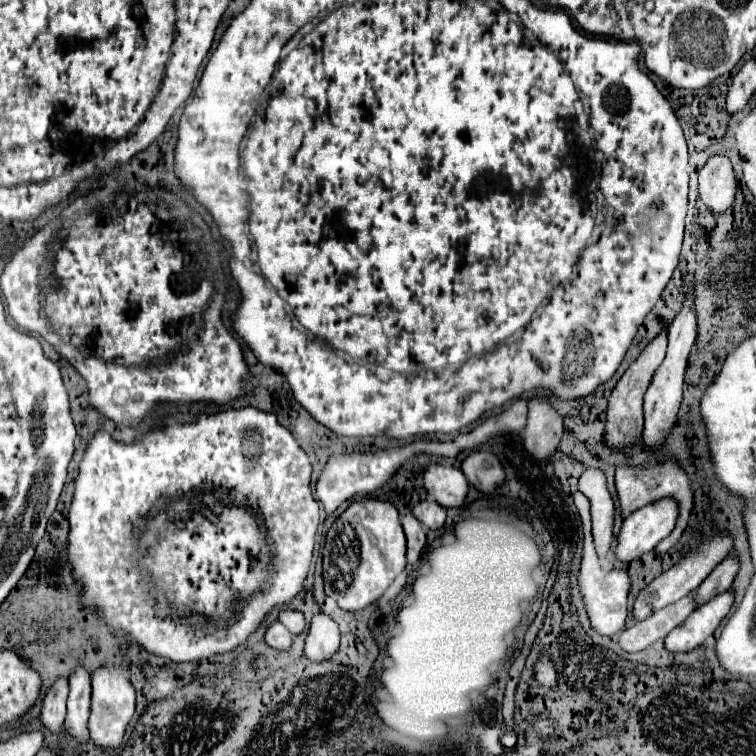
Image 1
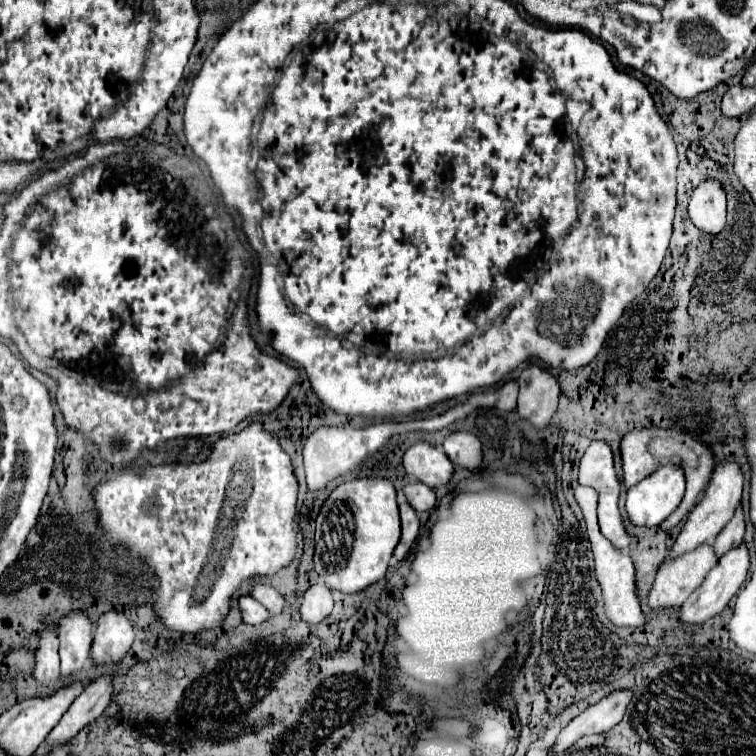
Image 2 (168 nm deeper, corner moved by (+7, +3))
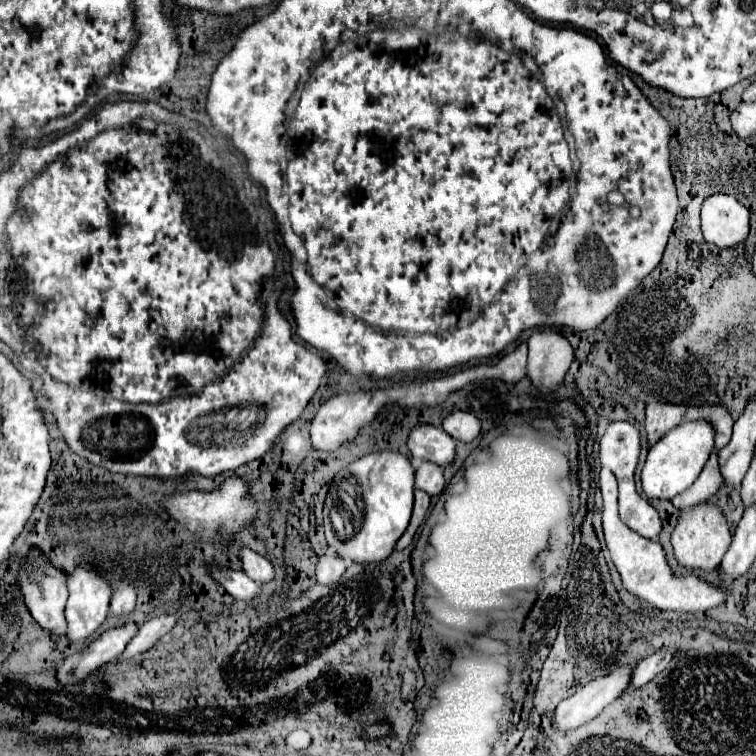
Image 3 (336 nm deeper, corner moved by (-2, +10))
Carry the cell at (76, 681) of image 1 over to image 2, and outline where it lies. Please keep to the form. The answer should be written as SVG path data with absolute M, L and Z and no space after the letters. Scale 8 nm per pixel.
M70 613L58 625L62 675L70 677L80 671L92 645L92 623L86 613Z

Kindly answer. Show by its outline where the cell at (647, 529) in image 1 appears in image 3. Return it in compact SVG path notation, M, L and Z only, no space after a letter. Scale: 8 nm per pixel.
M709 420L681 422L679 426L675 426L675 430L669 430L655 446L649 448L645 466L641 470L645 494L651 498L671 500L679 492L687 490L697 480L713 446L715 446L715 426Z

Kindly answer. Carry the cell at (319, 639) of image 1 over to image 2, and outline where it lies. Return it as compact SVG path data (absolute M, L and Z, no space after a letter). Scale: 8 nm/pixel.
M322 583L310 587L304 593L302 607L300 607L302 621L306 621L308 625L318 625L318 621L324 621L330 613L332 613L330 589L326 585L322 585Z

